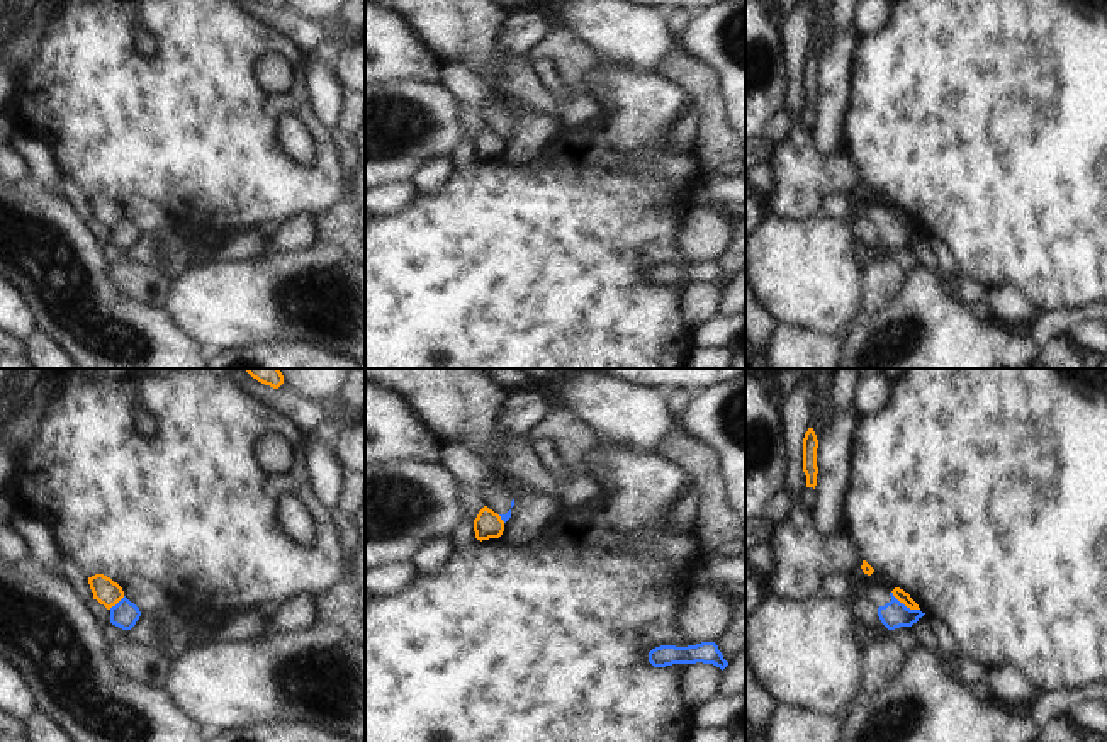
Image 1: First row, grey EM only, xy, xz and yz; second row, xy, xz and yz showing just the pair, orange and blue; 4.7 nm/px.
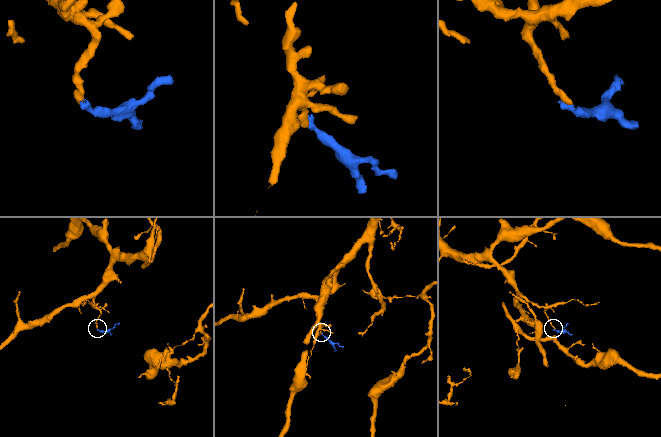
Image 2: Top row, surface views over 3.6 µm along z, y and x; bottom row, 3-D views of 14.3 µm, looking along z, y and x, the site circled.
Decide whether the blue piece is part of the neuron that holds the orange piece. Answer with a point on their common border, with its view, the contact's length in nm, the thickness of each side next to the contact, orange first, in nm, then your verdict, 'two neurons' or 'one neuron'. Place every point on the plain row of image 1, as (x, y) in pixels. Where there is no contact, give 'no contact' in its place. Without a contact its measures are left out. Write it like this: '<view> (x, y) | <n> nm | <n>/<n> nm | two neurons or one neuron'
yz (905, 224) | 160 nm | 60/130 nm | two neurons

